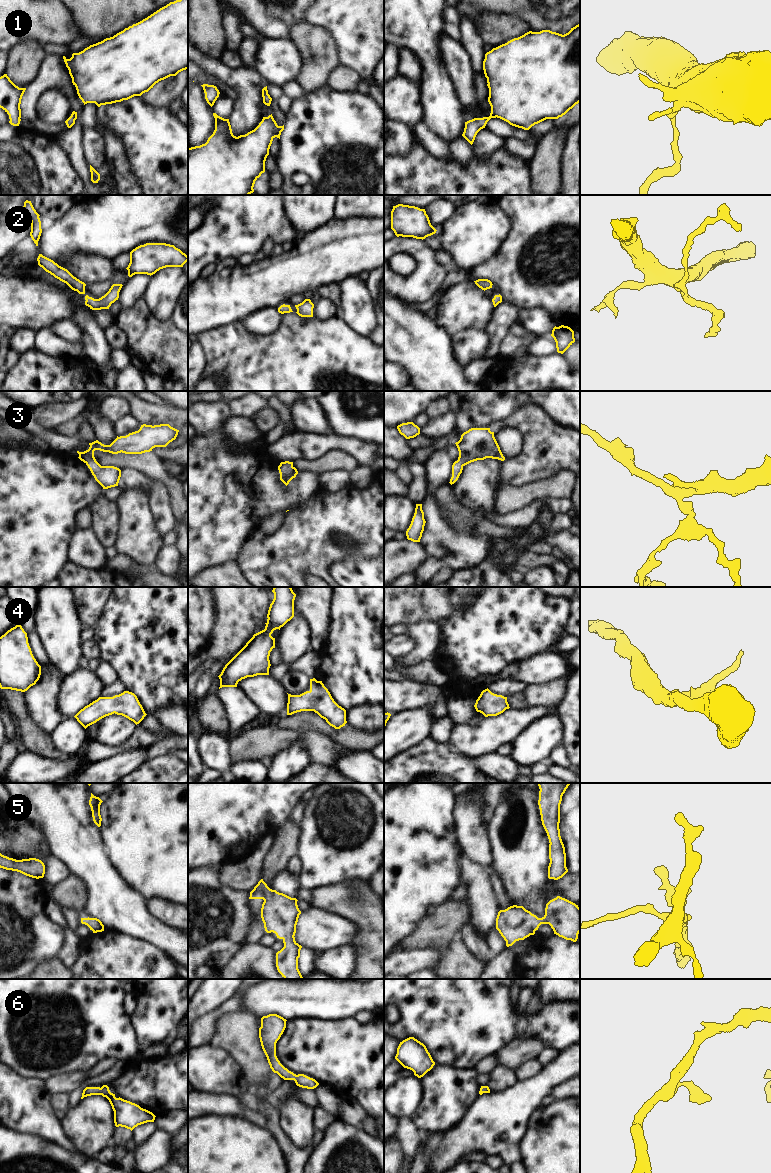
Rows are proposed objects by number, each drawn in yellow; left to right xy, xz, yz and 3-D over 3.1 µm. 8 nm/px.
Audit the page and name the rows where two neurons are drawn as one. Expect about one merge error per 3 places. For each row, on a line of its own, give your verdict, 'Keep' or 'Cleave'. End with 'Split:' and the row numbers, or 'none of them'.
1: Keep
2: Keep
3: Keep
4: Keep
5: Keep
6: Keep
Split: none of them.

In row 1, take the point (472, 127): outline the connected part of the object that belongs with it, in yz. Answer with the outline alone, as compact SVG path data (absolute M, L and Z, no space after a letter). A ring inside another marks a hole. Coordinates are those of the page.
M580 24L562 35L550 30L529 31L485 54L483 70L489 88L489 117L474 118L465 122L462 136L472 145L477 133L491 118L500 118L510 125L529 130L546 119L558 119L580 102Z

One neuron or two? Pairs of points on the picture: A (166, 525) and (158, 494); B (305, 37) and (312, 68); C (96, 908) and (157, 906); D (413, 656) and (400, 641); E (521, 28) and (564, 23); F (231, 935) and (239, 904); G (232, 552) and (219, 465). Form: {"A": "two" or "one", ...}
{"A": "one", "B": "one", "C": "two", "D": "two", "E": "two", "F": "one", "G": "one"}

